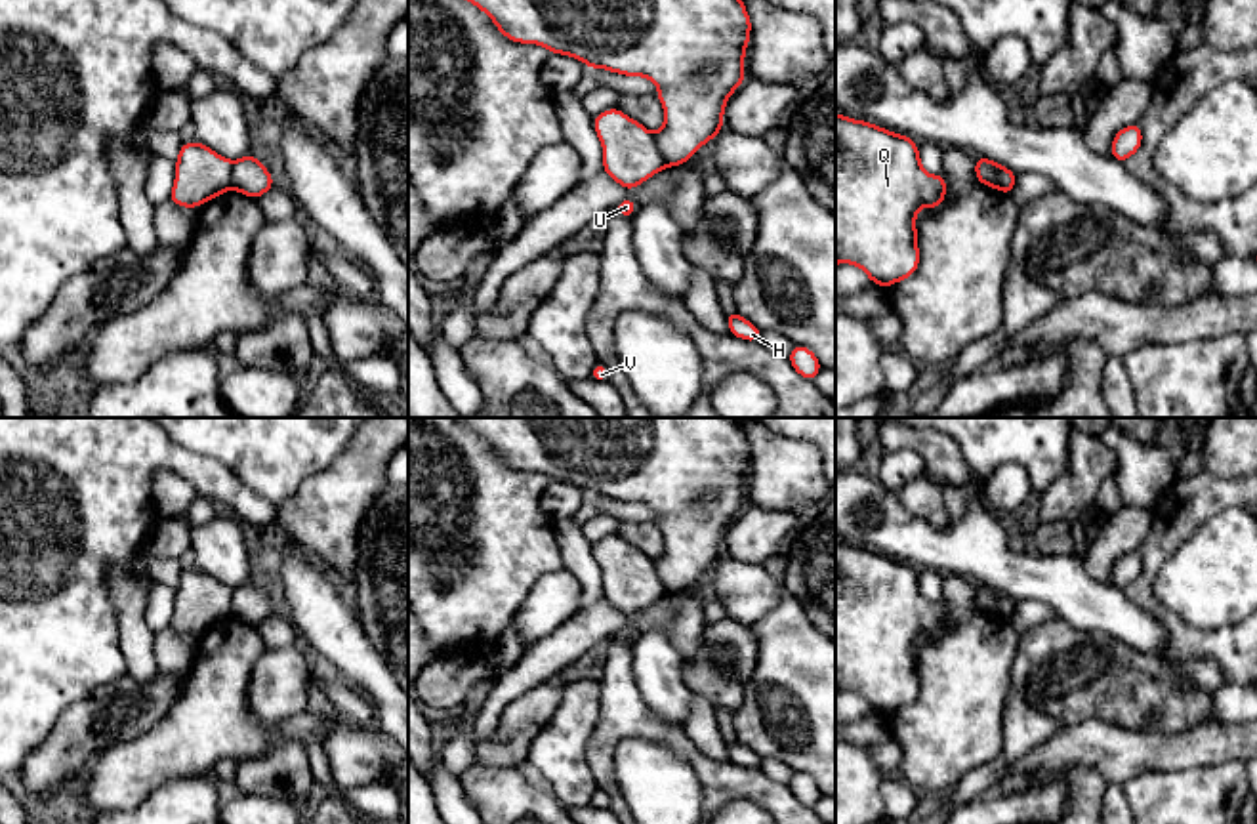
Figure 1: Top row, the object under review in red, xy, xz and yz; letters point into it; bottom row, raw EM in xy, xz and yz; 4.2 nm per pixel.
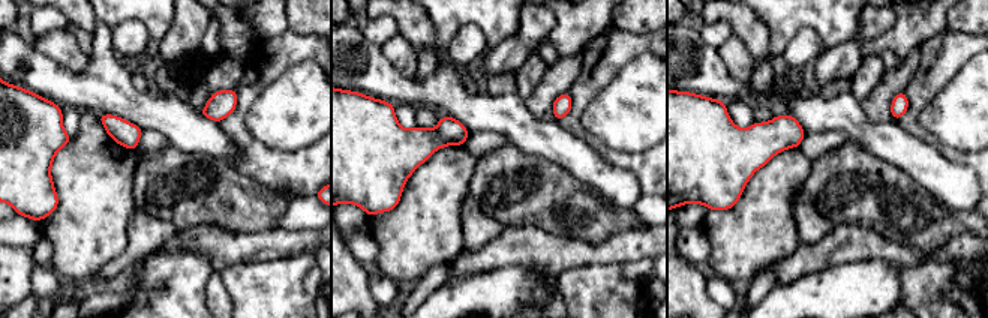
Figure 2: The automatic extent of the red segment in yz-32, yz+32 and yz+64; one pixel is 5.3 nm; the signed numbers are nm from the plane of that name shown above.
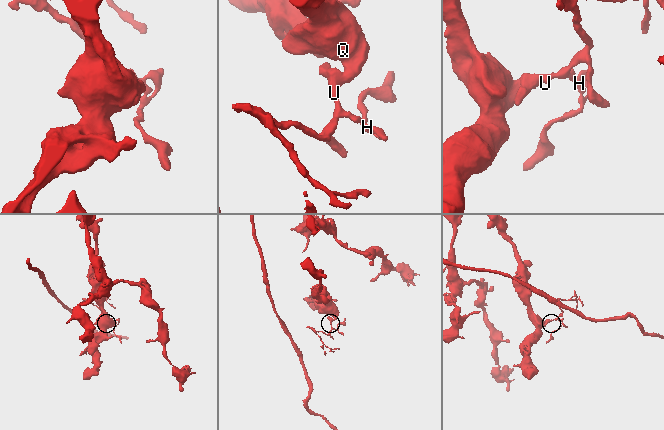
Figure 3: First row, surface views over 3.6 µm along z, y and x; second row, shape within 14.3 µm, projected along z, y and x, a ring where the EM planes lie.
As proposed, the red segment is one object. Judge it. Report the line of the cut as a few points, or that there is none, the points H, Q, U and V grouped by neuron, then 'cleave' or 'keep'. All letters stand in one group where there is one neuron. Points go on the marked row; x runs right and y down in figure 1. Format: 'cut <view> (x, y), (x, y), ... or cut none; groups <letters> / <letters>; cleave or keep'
cut yz (975, 161), (985, 161), (994, 170), (992, 185); groups H U V / Q; cleave

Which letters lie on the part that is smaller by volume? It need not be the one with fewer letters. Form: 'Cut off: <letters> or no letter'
Cut off: H, U, V

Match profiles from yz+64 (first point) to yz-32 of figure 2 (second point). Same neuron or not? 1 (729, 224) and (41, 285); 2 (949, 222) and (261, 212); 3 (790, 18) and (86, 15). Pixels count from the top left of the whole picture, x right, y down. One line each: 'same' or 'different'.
1: different
2: same
3: different

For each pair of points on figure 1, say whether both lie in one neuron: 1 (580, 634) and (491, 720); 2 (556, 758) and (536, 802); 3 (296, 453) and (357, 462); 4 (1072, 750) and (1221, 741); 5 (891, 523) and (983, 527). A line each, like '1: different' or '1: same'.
1: same
2: different
3: different
4: same
5: same

